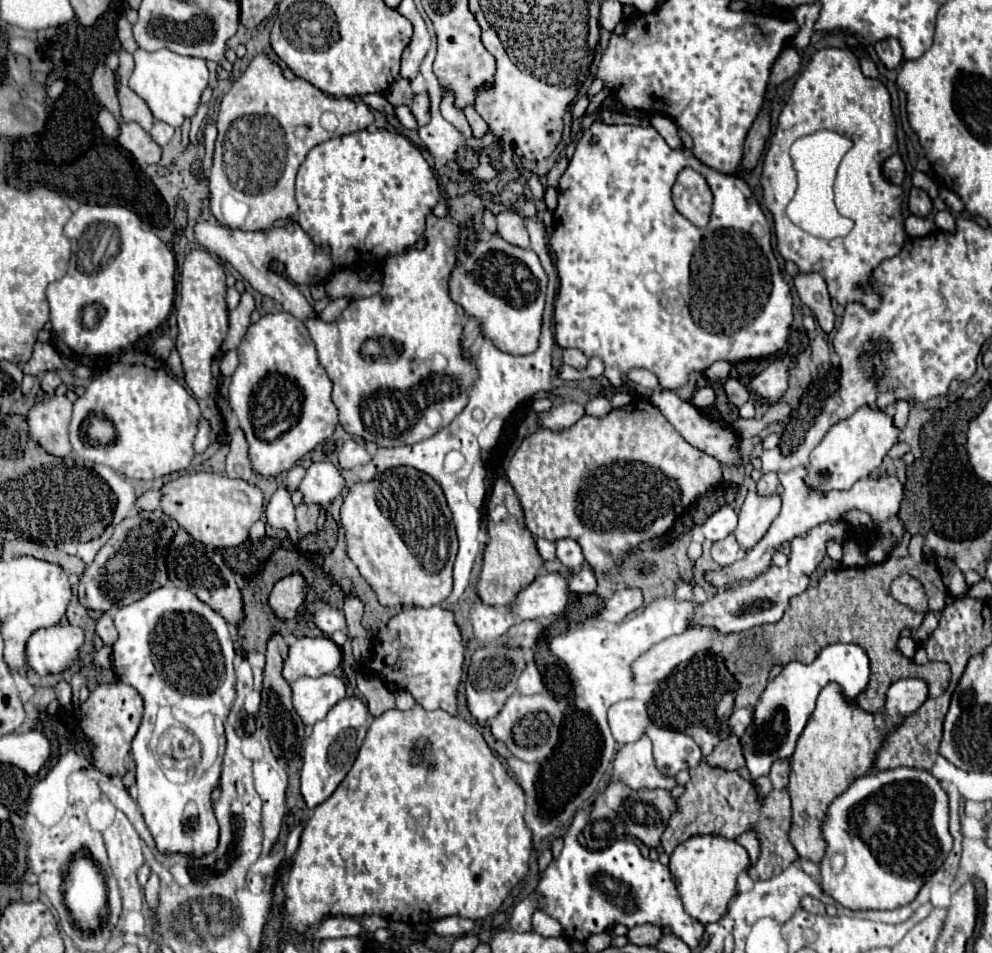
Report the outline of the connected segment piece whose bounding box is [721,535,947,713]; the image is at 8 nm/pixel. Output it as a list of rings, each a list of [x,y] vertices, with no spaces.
[[[913,535],[907,557],[889,557],[887,561],[871,567],[843,567],[837,571],[827,571],[819,579],[817,587],[809,587],[807,591],[791,599],[789,609],[785,611],[781,621],[725,635],[721,657],[739,685],[735,707],[751,707],[757,703],[761,691],[767,685],[769,669],[775,663],[787,665],[795,659],[799,659],[801,663],[809,663],[823,647],[827,647],[827,643],[855,643],[861,645],[869,655],[869,689],[865,689],[865,693],[857,697],[857,705],[869,713],[877,713],[883,709],[885,693],[897,679],[921,677],[927,679],[927,685],[931,689],[945,687],[945,683],[939,683],[941,679],[935,679],[939,675],[933,673],[933,665],[913,665],[897,651],[901,629],[917,629],[923,621],[923,613],[911,611],[907,605],[901,605],[891,597],[891,581],[903,573],[909,573],[921,581],[929,597],[929,611],[939,611],[945,607],[947,591],[941,581],[941,573],[937,571],[937,565],[933,561],[927,561],[923,557],[923,537]]]

